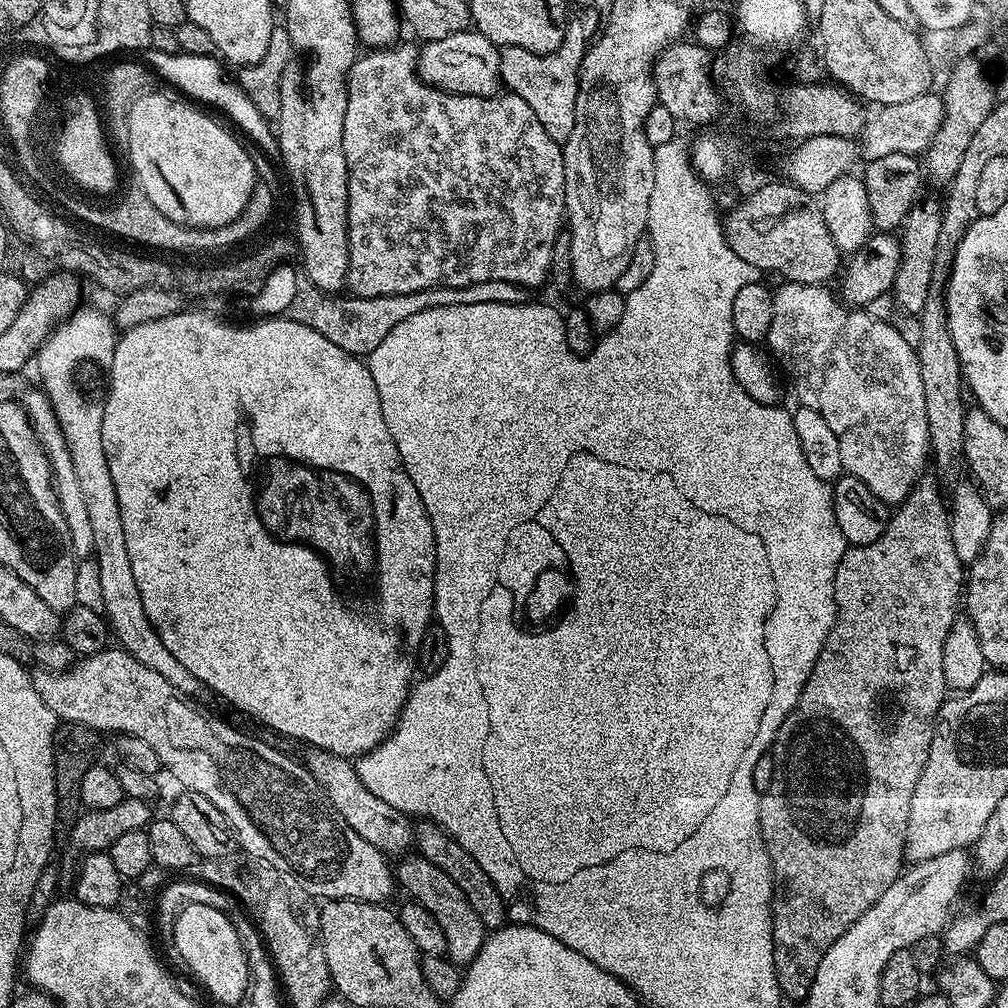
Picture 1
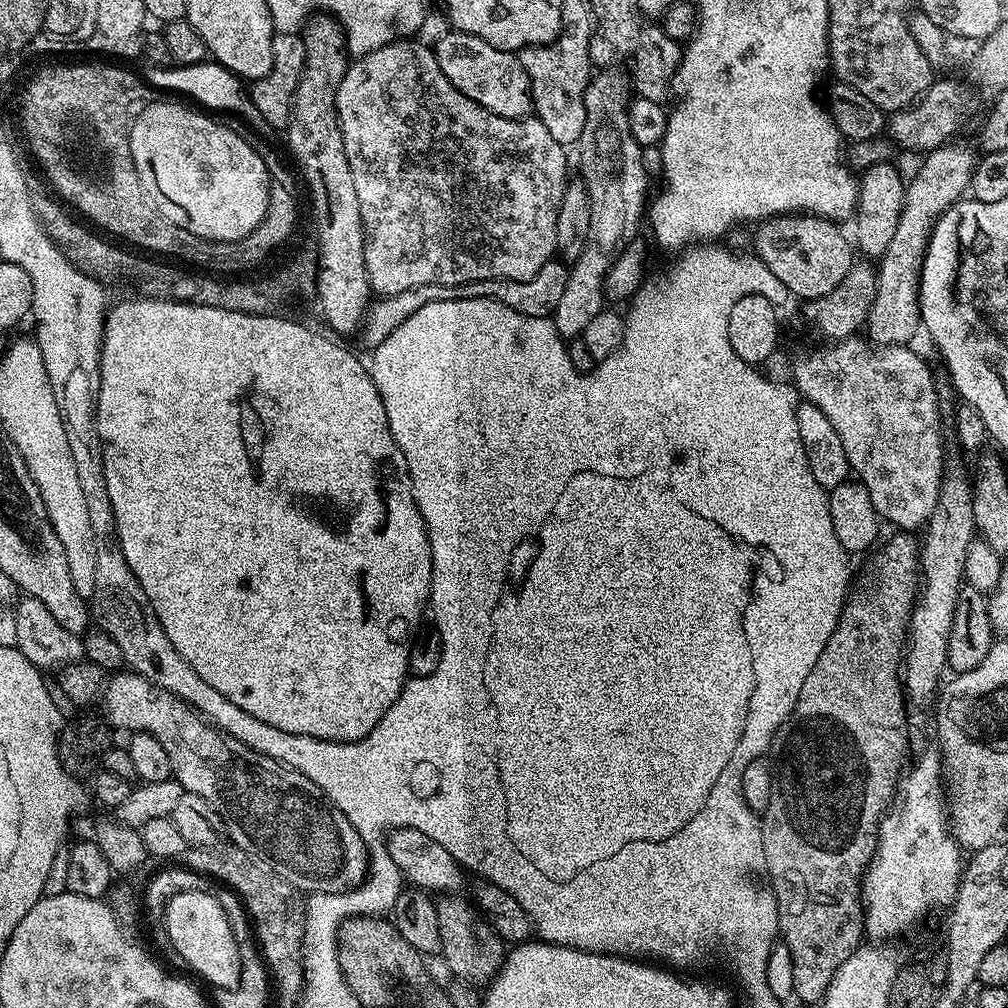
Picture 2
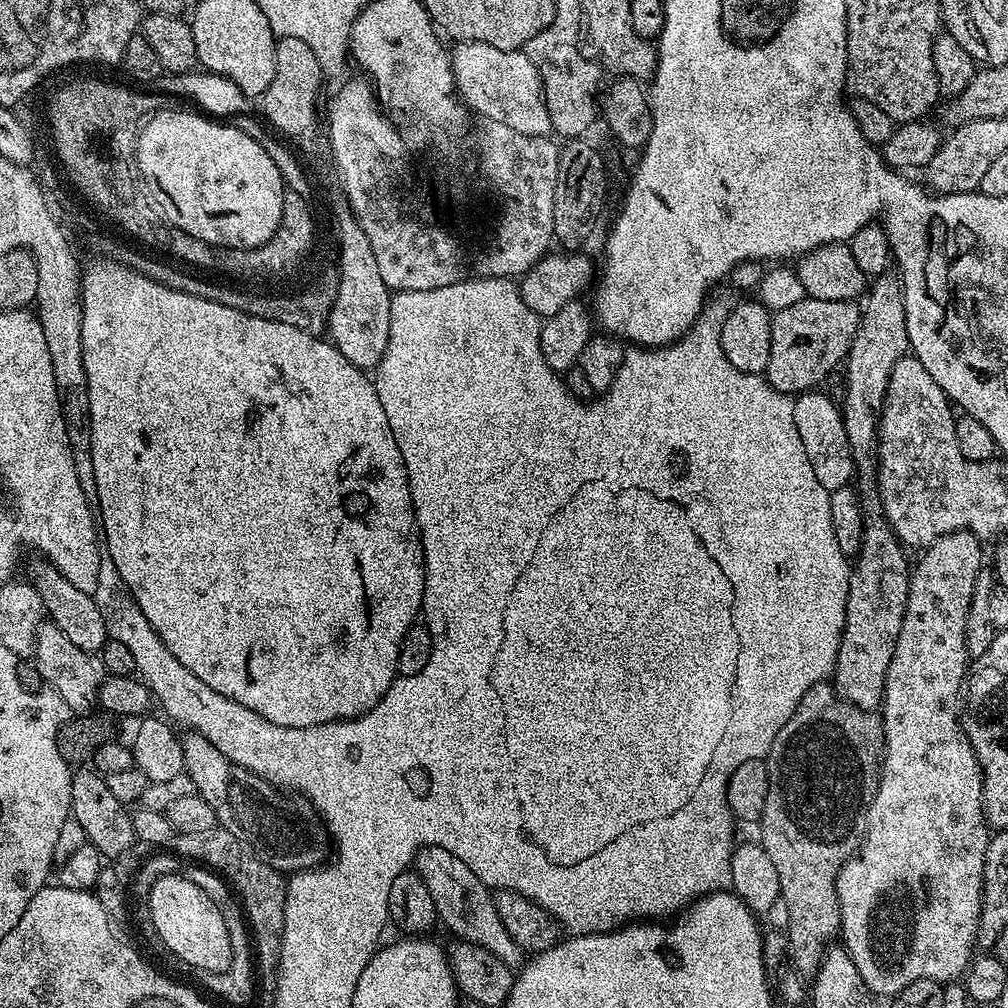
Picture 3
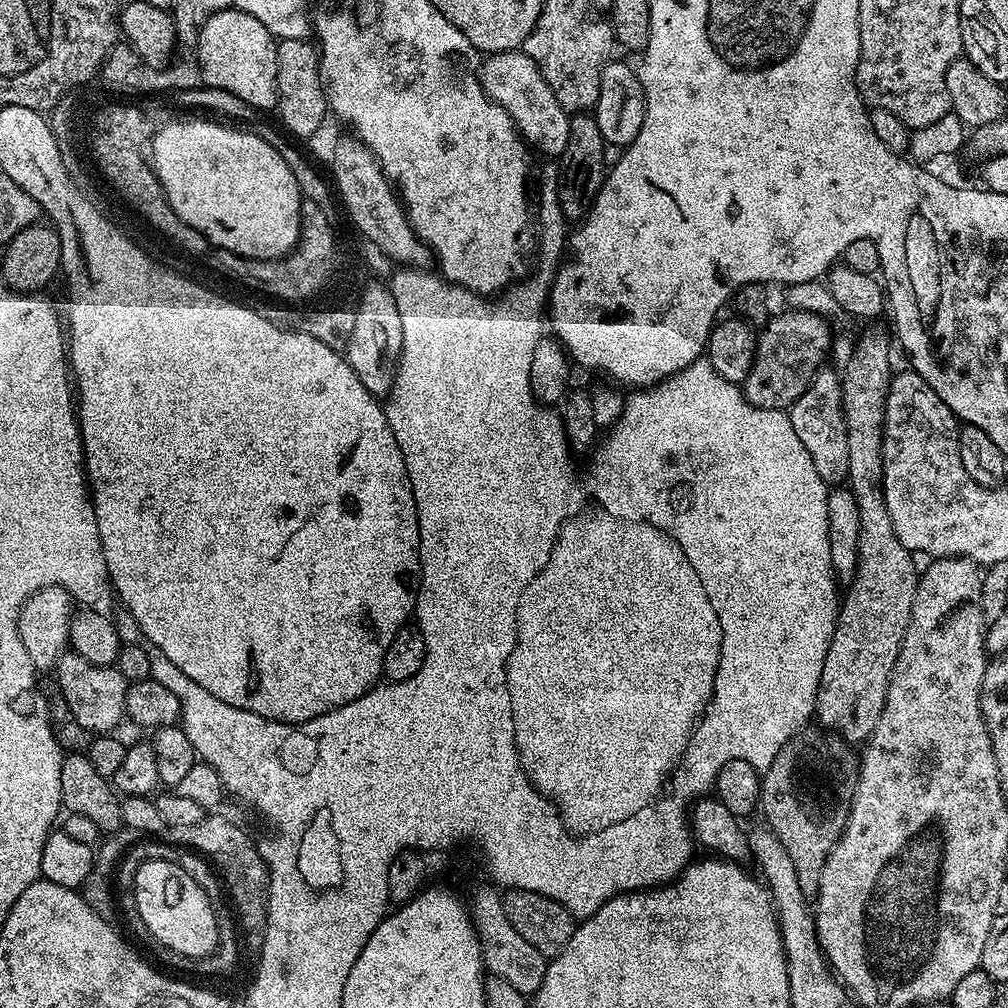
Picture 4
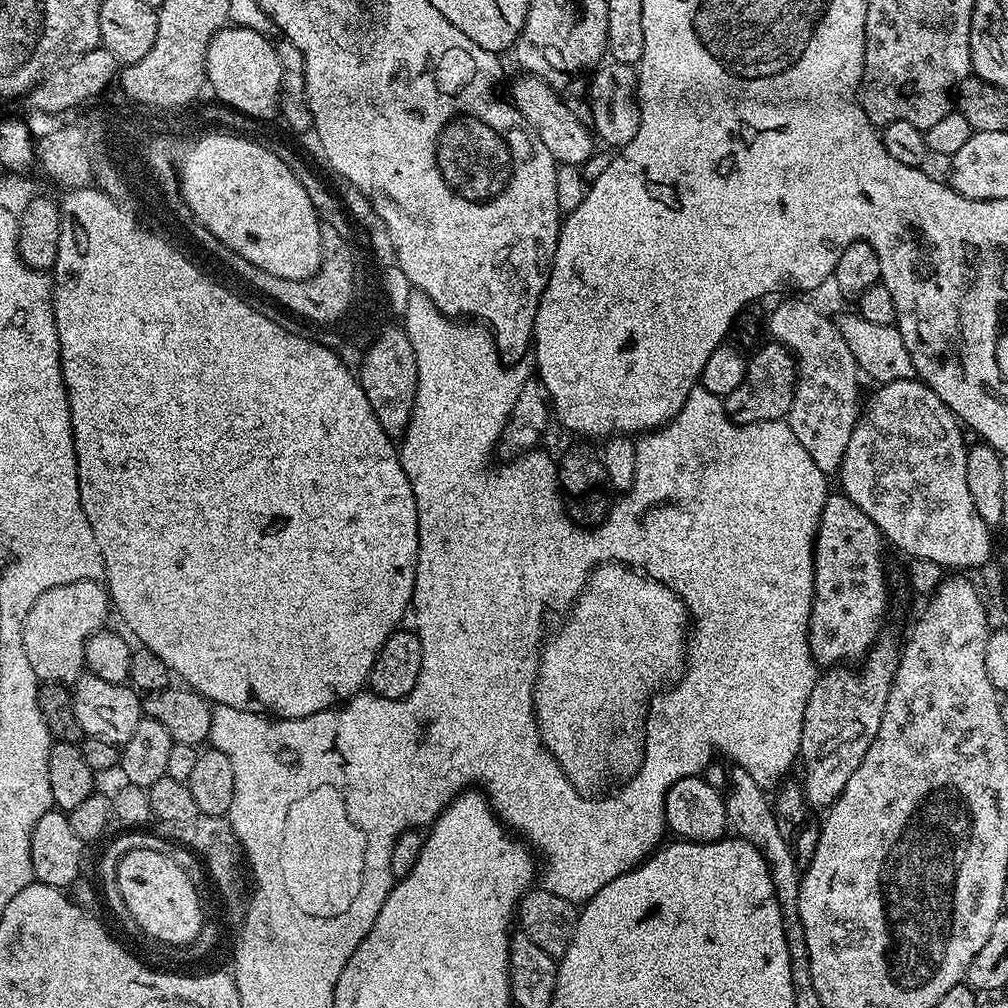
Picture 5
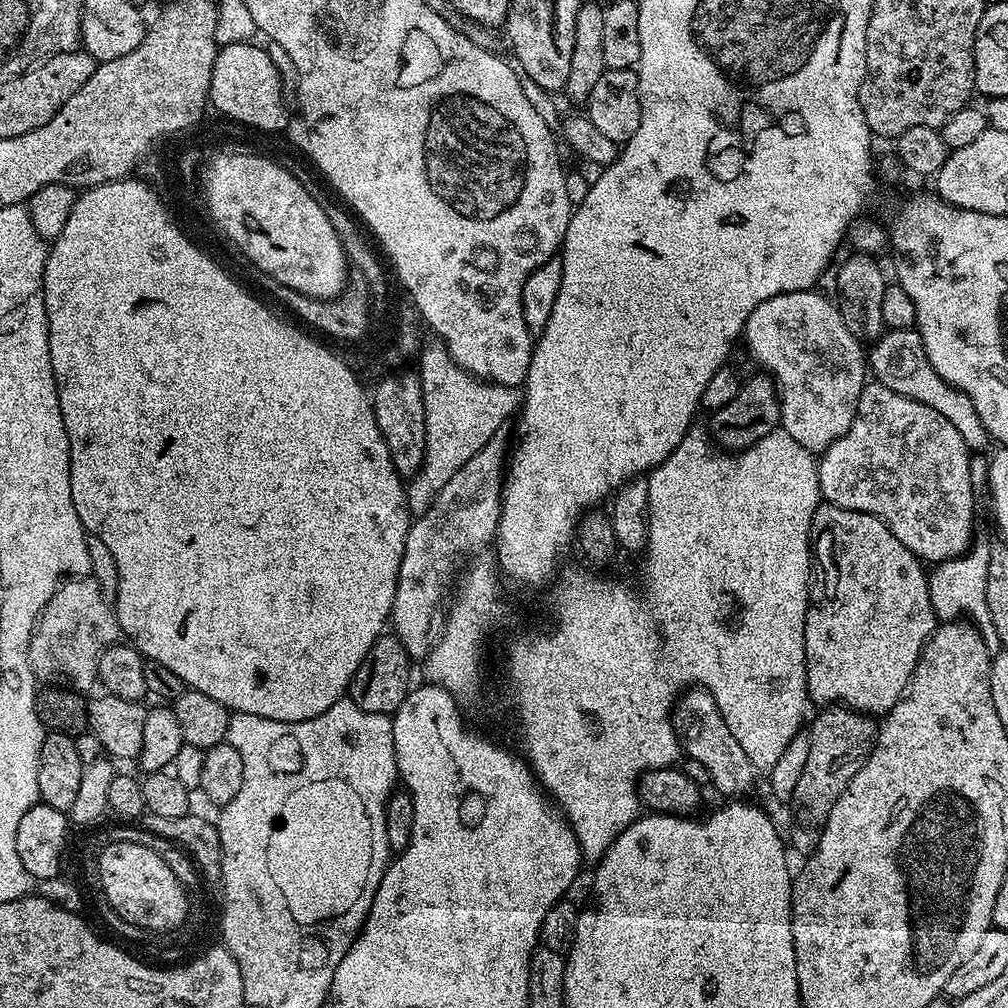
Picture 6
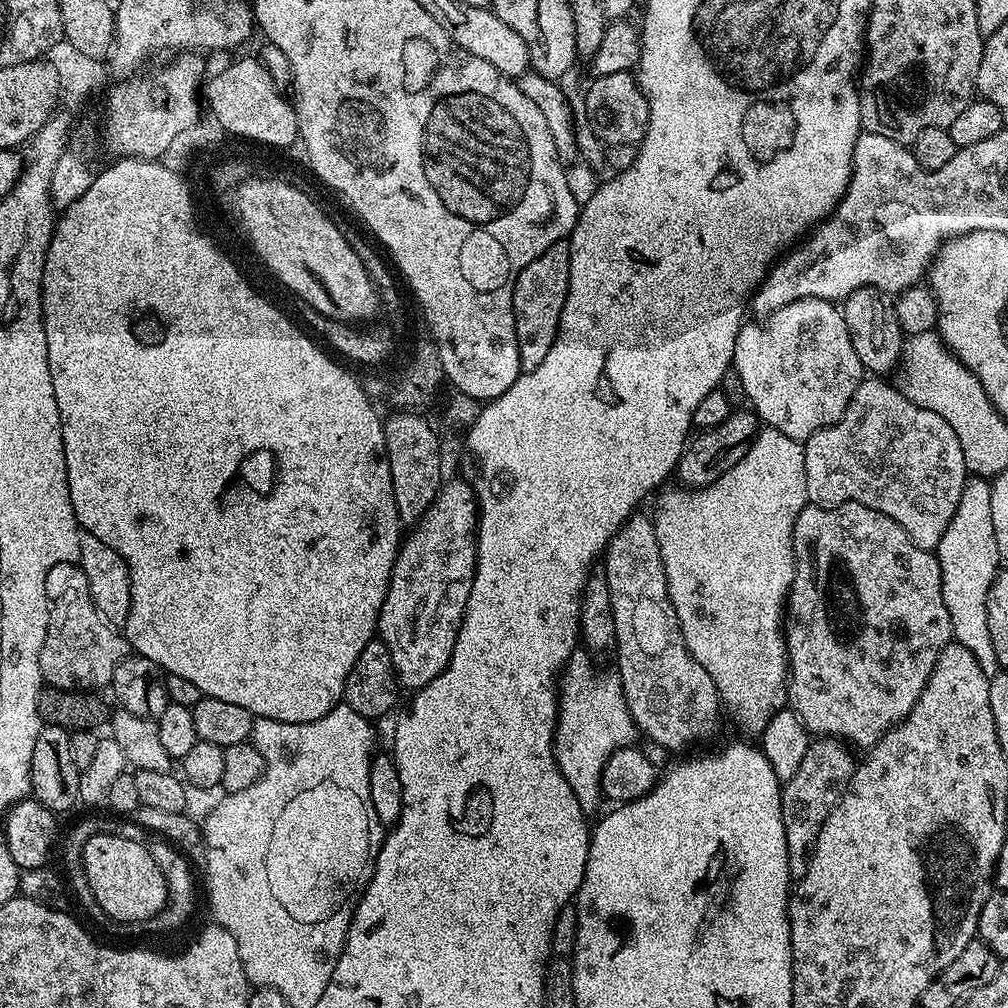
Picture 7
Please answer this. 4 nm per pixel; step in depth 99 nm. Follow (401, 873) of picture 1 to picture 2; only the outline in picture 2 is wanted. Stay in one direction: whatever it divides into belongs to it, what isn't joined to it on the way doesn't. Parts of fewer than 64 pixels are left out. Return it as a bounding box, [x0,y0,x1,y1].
[436,894,506,986]

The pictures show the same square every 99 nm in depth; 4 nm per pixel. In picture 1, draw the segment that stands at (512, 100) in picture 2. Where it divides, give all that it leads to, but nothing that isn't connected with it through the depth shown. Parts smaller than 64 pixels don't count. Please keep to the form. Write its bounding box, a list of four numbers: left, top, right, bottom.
[418,30,502,96]

